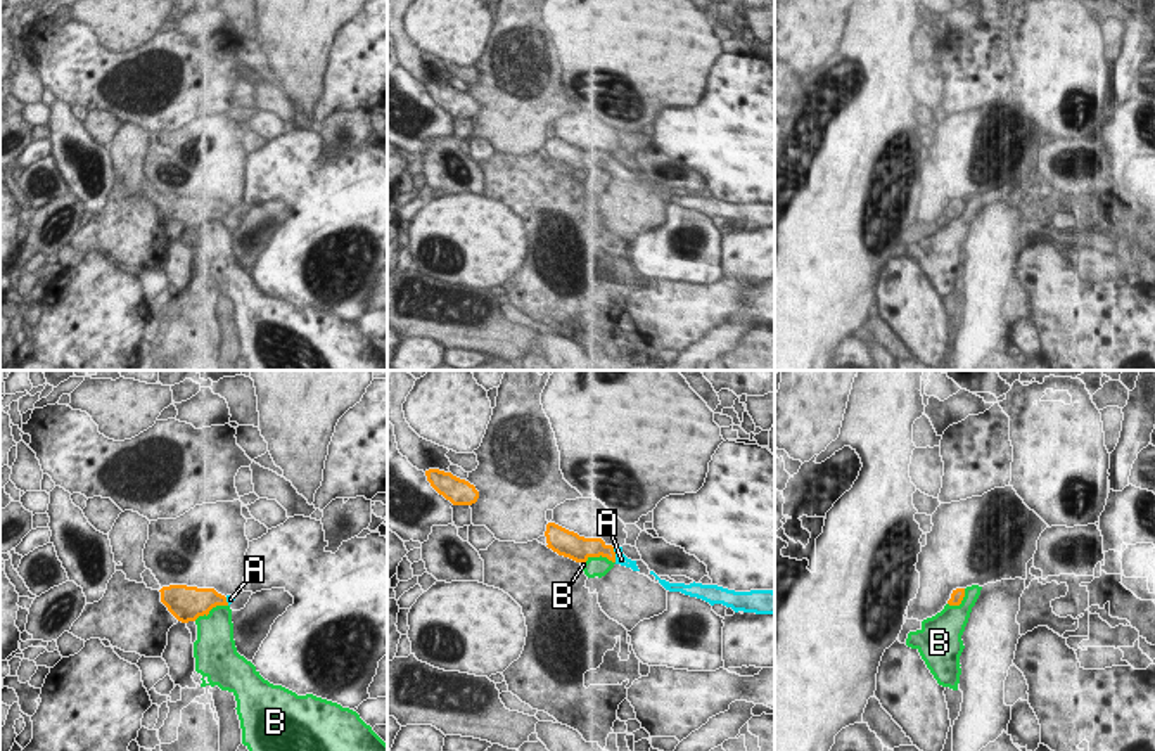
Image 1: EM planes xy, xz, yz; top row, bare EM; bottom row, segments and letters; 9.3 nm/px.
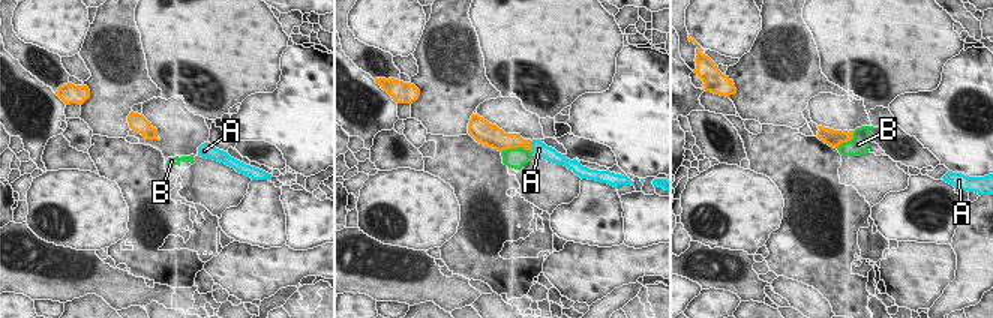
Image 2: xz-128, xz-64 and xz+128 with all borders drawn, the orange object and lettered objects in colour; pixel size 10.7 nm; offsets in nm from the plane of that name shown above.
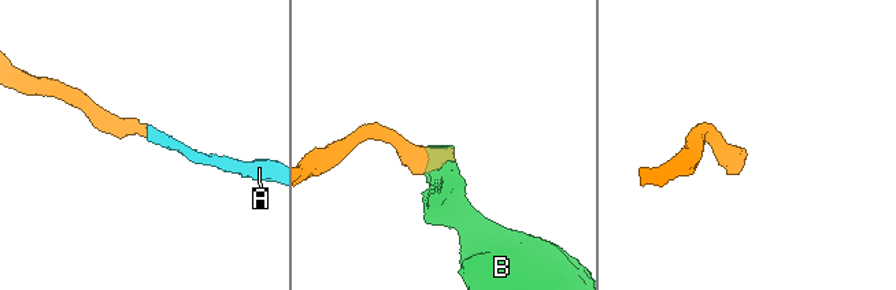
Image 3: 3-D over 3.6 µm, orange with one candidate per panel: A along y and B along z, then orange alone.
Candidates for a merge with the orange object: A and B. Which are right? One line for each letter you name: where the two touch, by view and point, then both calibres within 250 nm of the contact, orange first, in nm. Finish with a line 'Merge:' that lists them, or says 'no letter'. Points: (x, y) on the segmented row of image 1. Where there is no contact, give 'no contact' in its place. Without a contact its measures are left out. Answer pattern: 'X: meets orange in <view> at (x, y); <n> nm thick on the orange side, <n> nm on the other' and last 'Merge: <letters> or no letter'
A: meets orange in xz at (614, 554); 190 nm thick on the orange side, 100 nm on the other
Merge: A

